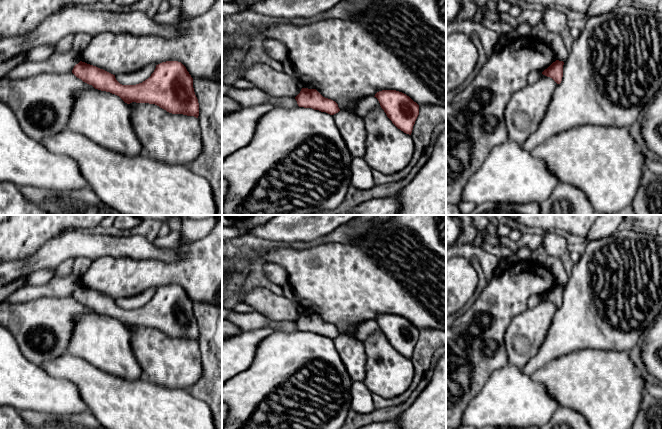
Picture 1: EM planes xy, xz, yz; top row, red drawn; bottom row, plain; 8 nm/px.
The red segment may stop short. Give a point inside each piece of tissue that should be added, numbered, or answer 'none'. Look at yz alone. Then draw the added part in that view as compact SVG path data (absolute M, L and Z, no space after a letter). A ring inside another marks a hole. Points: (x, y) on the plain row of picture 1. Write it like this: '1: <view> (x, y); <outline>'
none

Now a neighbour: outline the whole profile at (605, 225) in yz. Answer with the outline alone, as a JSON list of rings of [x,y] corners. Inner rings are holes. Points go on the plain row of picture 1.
[[[601,215],[590,228],[586,243],[602,238],[607,238],[619,228],[626,225],[631,215]]]

